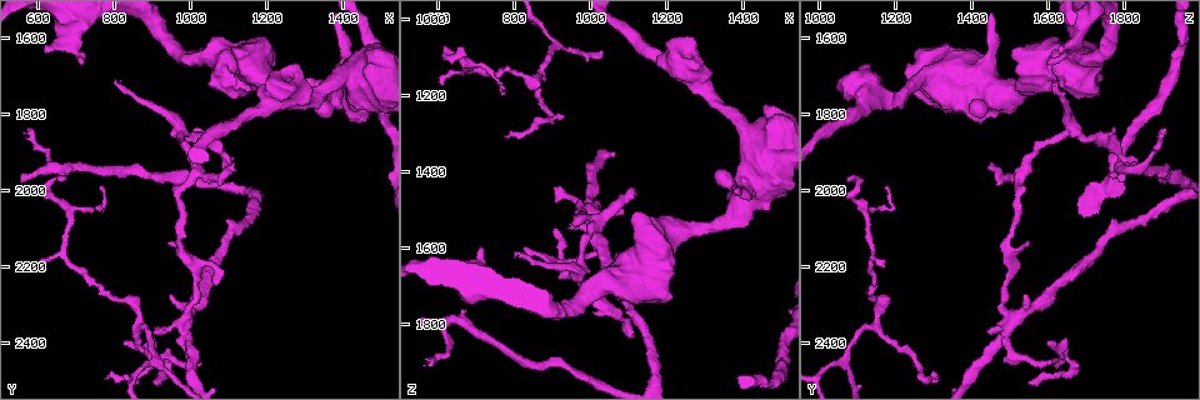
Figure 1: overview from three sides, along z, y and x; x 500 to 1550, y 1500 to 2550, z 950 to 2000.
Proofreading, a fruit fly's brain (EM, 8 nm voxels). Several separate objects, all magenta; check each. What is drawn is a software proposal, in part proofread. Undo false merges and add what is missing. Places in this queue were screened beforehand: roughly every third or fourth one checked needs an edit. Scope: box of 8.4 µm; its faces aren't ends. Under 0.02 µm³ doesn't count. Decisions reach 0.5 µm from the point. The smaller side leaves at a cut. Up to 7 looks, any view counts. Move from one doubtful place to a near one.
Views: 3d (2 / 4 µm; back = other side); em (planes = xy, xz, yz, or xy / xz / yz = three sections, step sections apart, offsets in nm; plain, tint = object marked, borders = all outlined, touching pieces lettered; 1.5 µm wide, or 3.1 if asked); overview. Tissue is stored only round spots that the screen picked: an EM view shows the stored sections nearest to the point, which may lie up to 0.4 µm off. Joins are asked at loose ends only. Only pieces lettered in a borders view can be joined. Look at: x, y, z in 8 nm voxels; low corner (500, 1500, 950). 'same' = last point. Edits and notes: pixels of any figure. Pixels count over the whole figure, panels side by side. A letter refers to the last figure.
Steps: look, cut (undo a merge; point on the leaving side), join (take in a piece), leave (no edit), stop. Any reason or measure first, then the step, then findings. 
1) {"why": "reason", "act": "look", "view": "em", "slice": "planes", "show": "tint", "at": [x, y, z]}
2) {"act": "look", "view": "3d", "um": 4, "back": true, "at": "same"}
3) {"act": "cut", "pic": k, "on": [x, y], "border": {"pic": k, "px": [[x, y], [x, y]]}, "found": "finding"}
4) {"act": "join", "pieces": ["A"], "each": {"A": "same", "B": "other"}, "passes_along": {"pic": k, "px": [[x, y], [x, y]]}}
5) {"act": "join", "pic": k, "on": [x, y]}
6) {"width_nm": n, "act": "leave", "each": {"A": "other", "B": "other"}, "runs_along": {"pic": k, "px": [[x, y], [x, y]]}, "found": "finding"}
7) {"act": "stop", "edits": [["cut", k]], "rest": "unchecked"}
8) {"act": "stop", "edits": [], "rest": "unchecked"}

{"why": "branch stops here", "act": "look", "view": "em", "slice": "yz", "step": 8, "show": "tint", "at": [1270, 1675, 1110]}

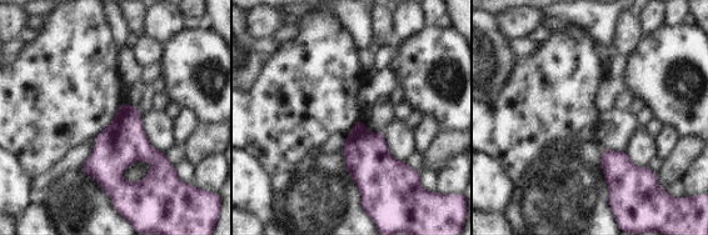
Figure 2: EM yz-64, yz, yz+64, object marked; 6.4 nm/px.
{"act": "look", "view": "em", "slice": "planes", "show": "borders", "at": "same"}

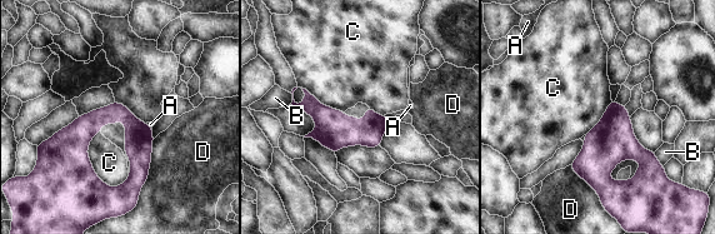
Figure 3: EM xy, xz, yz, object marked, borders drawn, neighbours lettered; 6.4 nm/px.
{"longest_contact_nm": ["C", 400], "act": "leave", "each": {"A": "other", "B": "other", "C": "other", "D": "other"}, "found": "none of them fits"}

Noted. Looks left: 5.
{"why": "branch stops here", "act": "look", "view": "3d", "um": 2, "at": [1120, 1925, 1445]}

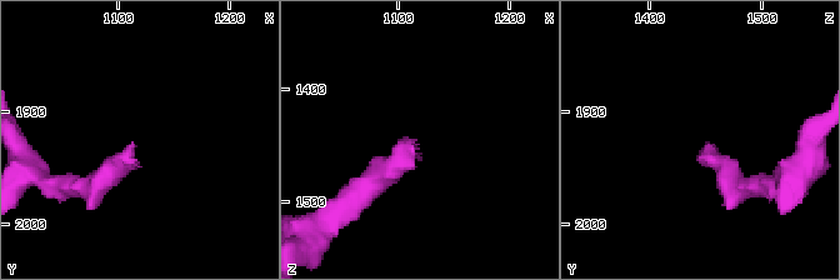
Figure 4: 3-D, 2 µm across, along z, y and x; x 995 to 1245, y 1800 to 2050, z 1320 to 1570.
{"why": "now the EM", "act": "look", "view": "em", "slice": "planes", "show": "plain", "at": [1116, 1930, 1450]}

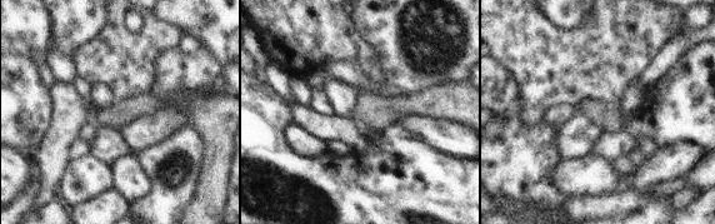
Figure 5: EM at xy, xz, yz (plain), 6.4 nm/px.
{"why": "see the neighbours", "act": "look", "view": "em", "slice": "planes", "show": "borders", "at": "same"}

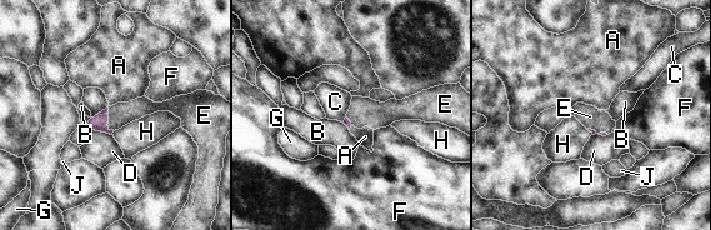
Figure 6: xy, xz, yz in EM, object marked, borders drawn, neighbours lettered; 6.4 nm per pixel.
{"longest_contact_nm": ["D", 180], "act": "join", "pieces": ["E"], "each": {"A": "other", "B": "other", "C": "other", "D": "other", "E": "same", "F": "other", "G": "other", "H": "other", "J": "other"}, "found": "it goes on there"}

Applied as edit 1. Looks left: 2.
{"why": "see it whole again", "act": "look", "view": "overview"}

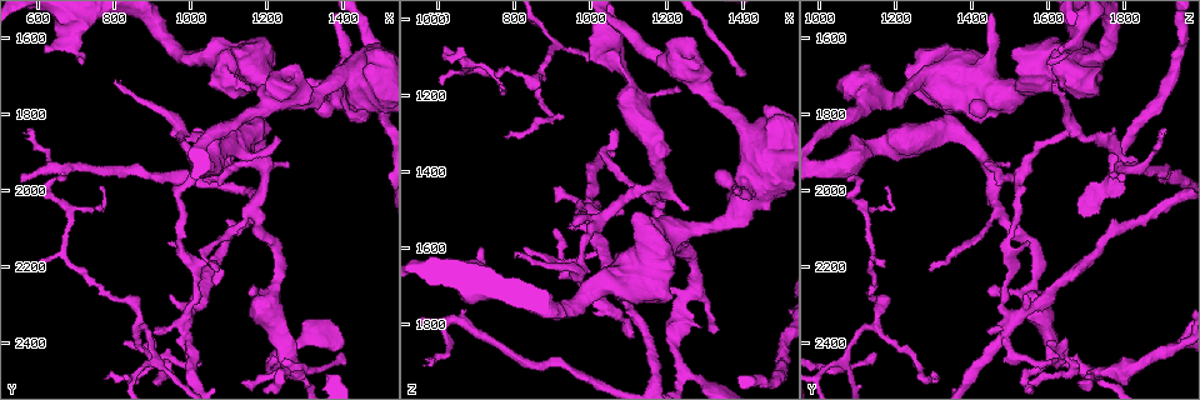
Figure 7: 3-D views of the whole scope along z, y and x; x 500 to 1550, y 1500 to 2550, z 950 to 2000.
{"why": "sharp bend", "act": "look", "view": "em", "slice": "planes", "show": "borders", "at": [1265, 2485, 1720]}

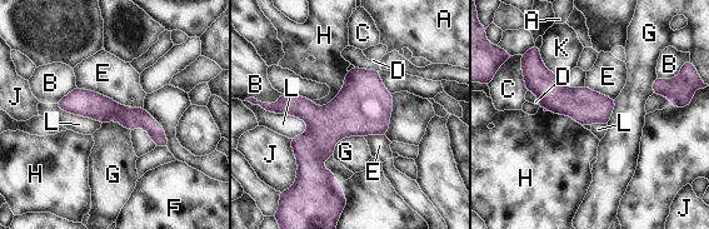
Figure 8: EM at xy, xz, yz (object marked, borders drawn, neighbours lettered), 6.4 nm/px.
{"width_nm": 170, "longest_contact_nm": ["E", 440], "act": "leave", "each": {"A": "other", "B": "other", "C": "other", "D": "other", "E": "other", "F": "other", "G": "other", "H": "other", "J": "other", "K": "other", "L": "other"}, "found": "all the same neuron"}

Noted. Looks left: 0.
{"act": "stop", "edits": [["join", 6]], "rest": "unchecked"}

